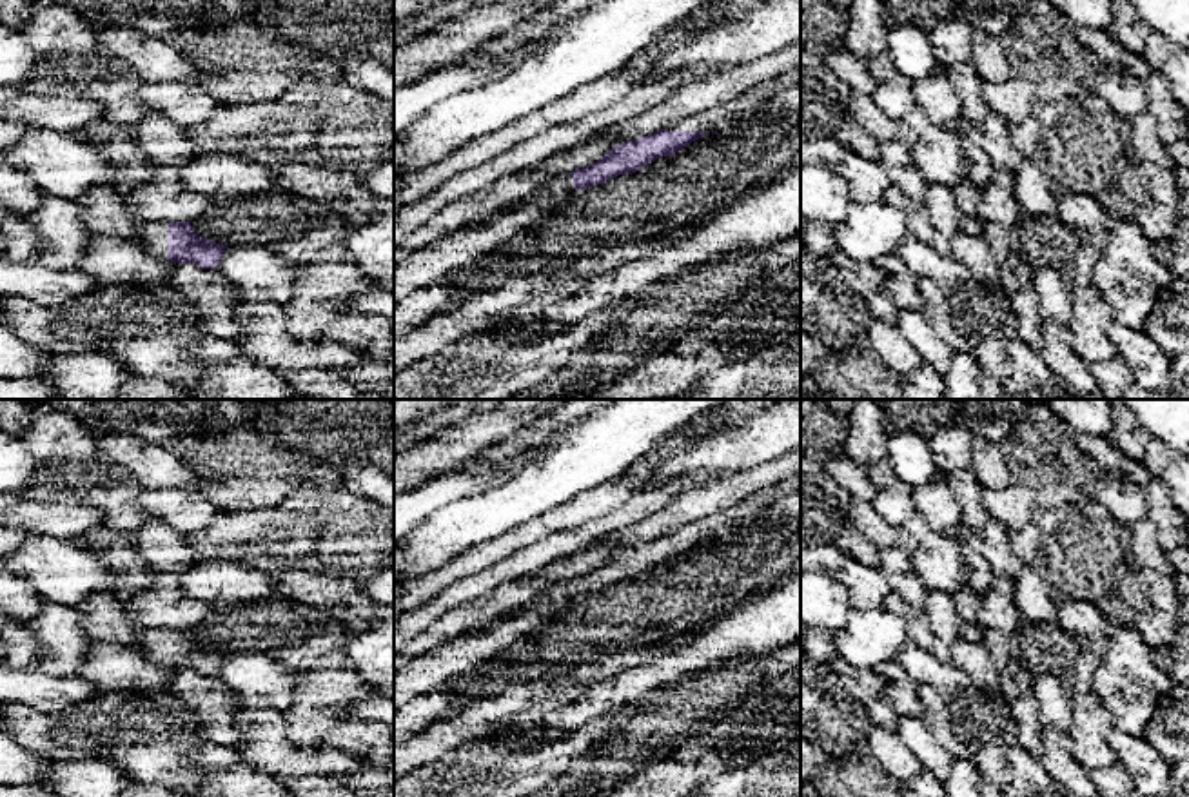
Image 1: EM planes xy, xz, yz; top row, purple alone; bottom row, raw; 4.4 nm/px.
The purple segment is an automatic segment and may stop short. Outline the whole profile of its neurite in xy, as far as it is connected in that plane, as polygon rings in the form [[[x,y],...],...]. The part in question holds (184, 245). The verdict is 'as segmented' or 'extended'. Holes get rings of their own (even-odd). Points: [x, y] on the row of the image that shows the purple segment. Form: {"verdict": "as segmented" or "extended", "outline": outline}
{"verdict": "extended", "outline": [[[143,221],[129,238],[147,245],[158,258],[194,263],[201,269],[214,269],[227,249],[221,243],[198,236],[191,221]]]}

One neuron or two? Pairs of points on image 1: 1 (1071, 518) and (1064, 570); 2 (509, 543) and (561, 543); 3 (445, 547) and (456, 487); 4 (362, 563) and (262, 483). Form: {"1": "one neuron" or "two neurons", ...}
{"1": "one neuron", "2": "two neurons", "3": "two neurons", "4": "two neurons"}

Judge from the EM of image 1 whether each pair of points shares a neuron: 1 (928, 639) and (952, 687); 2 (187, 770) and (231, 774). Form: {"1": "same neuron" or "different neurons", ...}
{"1": "different neurons", "2": "different neurons"}

